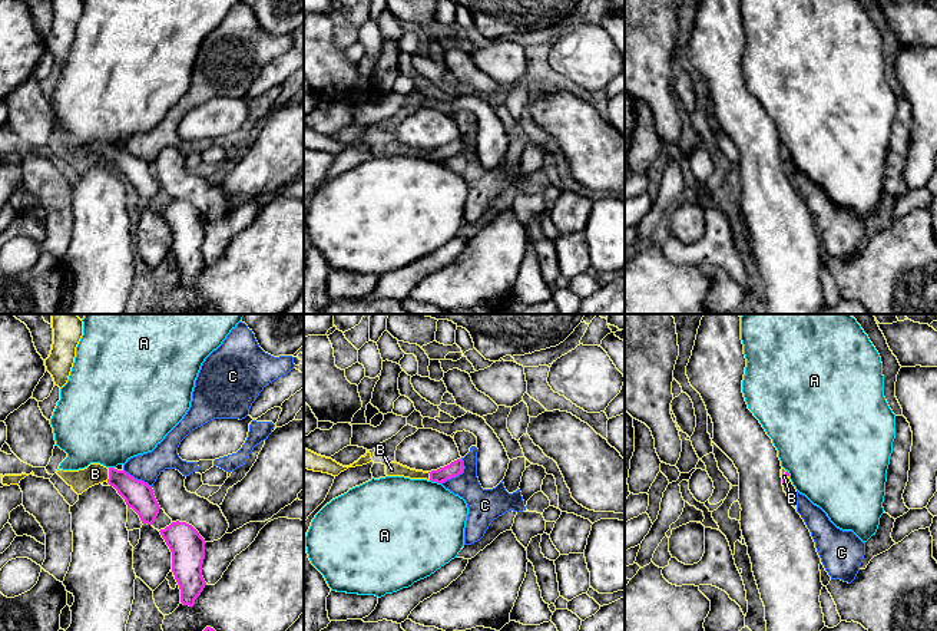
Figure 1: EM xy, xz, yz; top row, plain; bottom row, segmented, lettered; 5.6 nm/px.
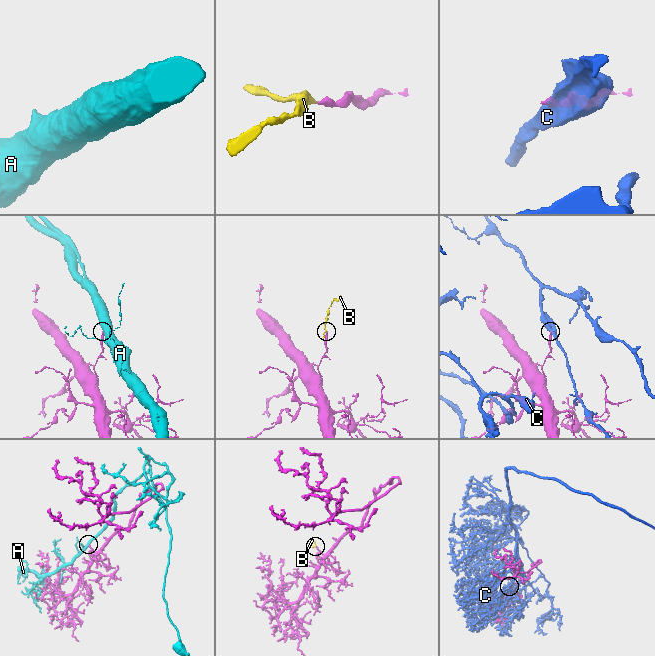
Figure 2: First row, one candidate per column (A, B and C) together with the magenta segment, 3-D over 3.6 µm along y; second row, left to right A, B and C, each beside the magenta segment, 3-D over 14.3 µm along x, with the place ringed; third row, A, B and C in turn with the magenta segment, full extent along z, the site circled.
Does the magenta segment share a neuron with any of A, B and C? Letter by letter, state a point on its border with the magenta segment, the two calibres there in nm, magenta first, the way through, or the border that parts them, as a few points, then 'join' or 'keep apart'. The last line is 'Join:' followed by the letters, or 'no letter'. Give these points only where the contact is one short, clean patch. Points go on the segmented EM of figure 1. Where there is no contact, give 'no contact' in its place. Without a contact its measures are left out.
A: xz (436, 481) | 80/480 nm | along xz (430, 479), (440, 484) | keep apart
B: xy (109, 475) | 160/120 nm | across xy (138, 495), (119, 479), (109, 475), (95, 473) | join
C: xz (457, 475) | 80/190 nm | keep apart
Join: B

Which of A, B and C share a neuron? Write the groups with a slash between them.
A / B / C

